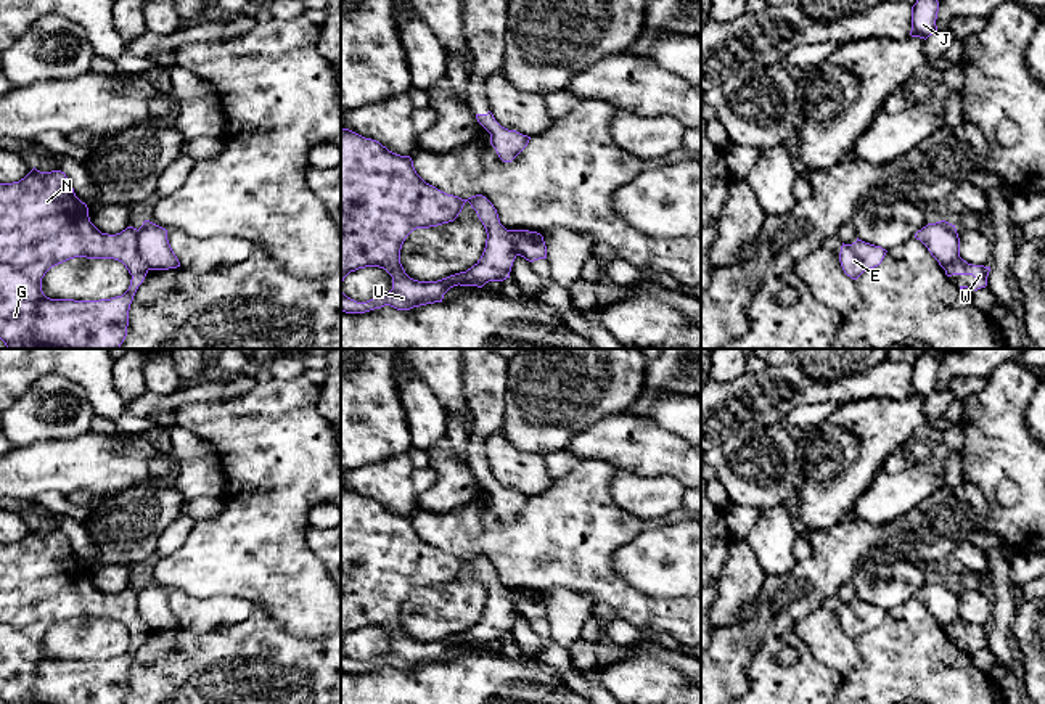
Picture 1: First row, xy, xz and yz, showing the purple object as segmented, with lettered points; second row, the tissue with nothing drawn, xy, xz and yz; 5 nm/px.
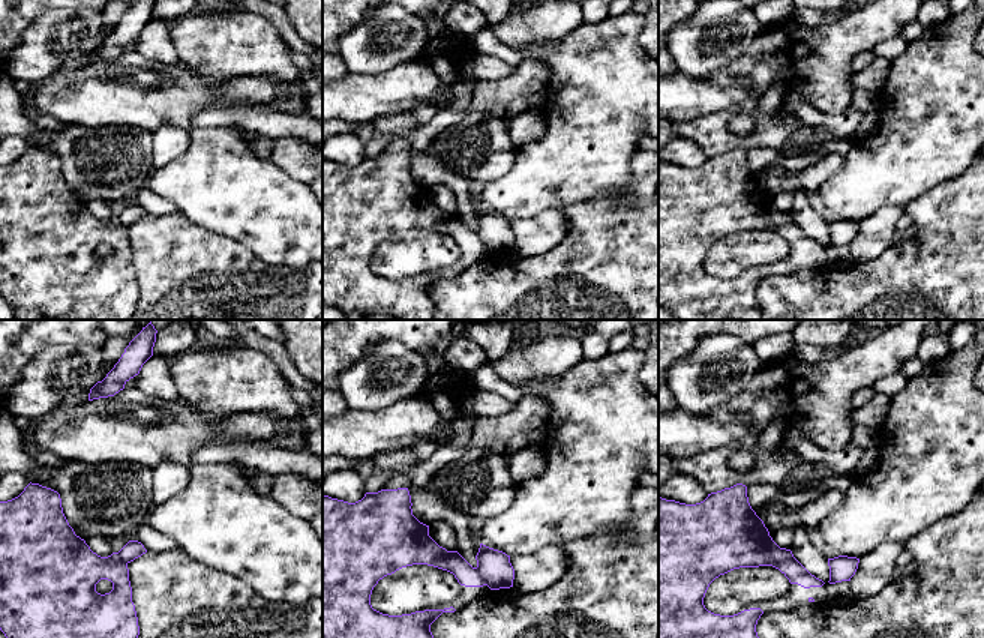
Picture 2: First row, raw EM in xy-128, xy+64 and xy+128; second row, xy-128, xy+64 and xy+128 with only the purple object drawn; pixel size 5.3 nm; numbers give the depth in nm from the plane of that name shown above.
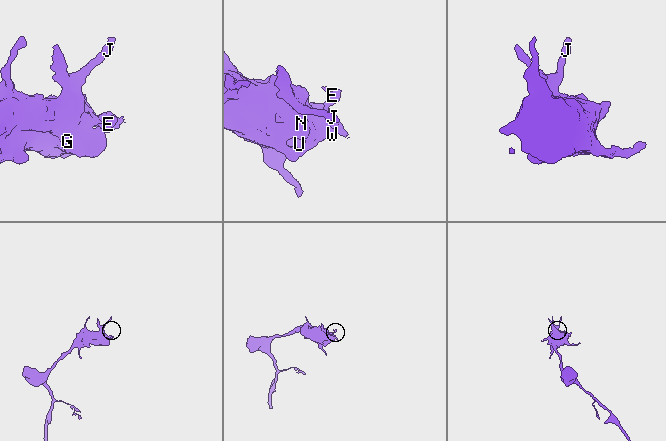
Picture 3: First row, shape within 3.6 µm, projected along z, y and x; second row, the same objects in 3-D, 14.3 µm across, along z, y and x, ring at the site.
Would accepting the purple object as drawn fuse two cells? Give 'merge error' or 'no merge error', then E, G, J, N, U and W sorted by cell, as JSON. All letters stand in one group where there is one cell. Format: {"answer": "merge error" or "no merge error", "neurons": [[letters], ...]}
{"answer": "merge error", "neurons": [["E"], ["G", "J", "N", "U", "W"]]}

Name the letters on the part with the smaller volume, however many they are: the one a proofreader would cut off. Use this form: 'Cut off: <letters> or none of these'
Cut off: E

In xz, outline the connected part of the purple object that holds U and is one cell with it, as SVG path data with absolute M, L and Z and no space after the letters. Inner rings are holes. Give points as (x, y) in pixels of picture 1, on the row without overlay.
M341 489L341 645L359 628L379 627L392 636L392 649L367 662L357 662L341 651L341 672L365 673L384 665L397 670L442 662L444 654L453 646L482 648L489 641L510 638L516 619L508 590L500 583L497 569L482 555L461 559L426 543L415 530L410 516L389 511L379 501L365 498L349 489ZM465 563L469 563L482 582L487 600L481 619L466 632L437 641L410 638L400 624L400 609L405 598L416 588L429 588L453 582Z

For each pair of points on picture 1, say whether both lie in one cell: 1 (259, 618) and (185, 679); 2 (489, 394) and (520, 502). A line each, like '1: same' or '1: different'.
1: same
2: same

